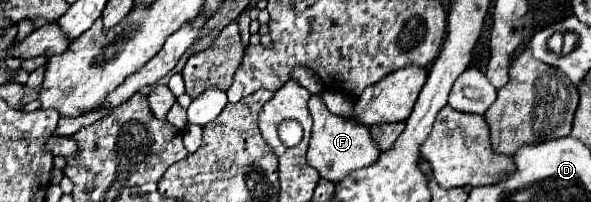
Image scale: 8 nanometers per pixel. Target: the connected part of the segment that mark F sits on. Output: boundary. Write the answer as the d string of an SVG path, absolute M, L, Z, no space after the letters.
M310 95L308 109L314 119L314 125L312 125L312 137L310 137L310 147L308 147L306 159L320 173L322 179L338 183L344 177L348 177L352 171L374 165L378 161L382 151L376 145L376 141L372 141L372 135L364 125L358 125L354 121L328 113L324 101L320 101L320 95Z

